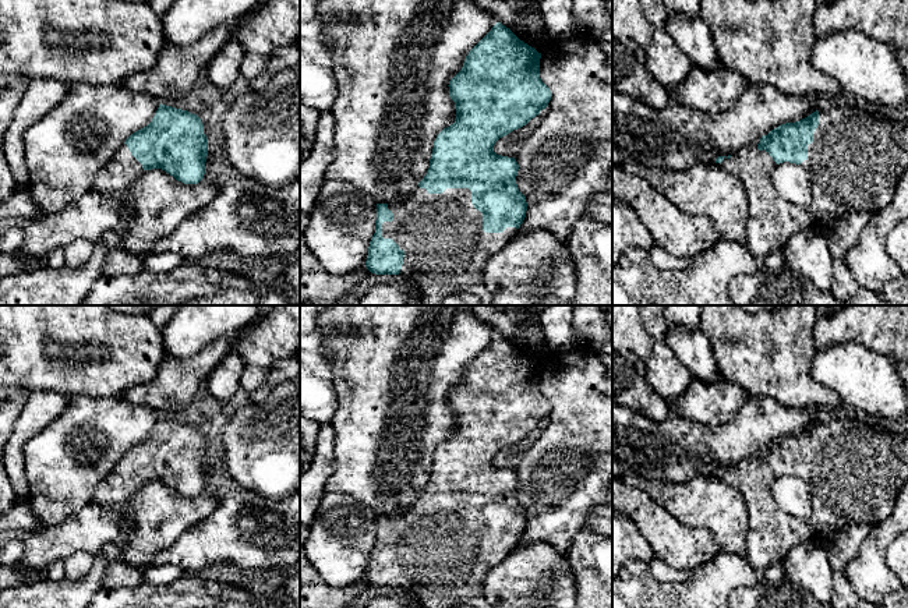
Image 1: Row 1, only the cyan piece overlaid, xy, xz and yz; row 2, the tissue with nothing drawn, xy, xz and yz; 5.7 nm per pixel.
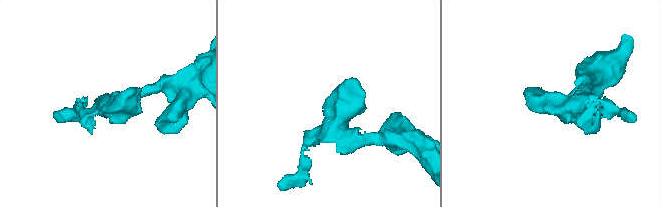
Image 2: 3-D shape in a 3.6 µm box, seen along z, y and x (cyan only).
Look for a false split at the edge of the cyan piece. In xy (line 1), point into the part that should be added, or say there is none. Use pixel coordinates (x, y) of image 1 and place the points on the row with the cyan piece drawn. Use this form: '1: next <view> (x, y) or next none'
1: next xy (115, 179)

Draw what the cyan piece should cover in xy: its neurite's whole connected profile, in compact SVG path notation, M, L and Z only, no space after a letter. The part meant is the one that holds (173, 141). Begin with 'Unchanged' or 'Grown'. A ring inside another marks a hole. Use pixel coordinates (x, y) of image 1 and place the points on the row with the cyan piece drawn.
Grown. M160 103L152 121L126 139L91 187L98 194L124 199L130 187L152 169L162 169L184 184L198 184L206 156L208 138L201 119Z

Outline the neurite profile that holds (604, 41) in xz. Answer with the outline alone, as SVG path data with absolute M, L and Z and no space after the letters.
M612 25L594 40L608 56L612 57Z

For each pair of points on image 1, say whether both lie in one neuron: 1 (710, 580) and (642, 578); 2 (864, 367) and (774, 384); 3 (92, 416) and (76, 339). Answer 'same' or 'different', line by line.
1: same
2: different
3: different

